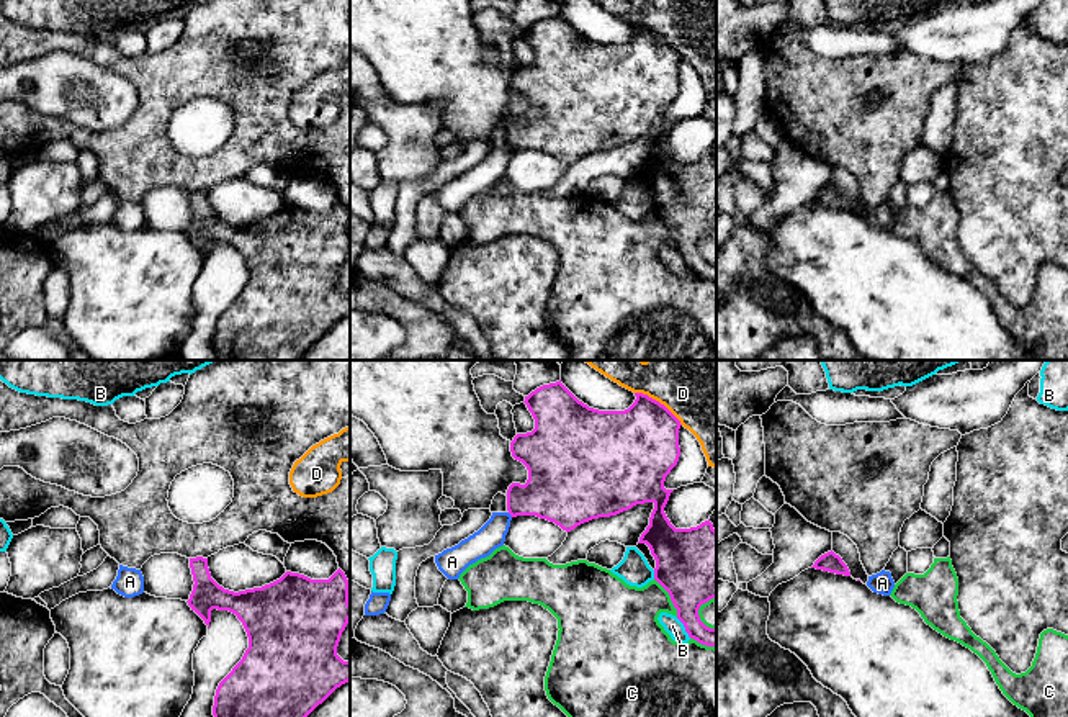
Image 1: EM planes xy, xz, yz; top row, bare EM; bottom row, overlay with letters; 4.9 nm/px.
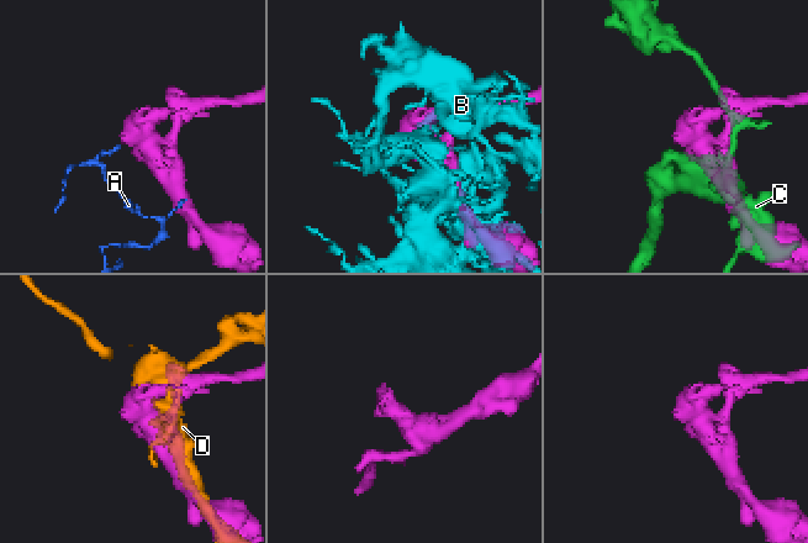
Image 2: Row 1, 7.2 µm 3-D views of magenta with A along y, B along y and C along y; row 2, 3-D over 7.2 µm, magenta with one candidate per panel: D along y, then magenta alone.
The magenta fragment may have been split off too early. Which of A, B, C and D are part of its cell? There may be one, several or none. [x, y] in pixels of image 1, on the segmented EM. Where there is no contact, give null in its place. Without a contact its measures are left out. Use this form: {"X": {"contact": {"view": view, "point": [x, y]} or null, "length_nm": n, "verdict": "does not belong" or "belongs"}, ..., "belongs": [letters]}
{"A": {"contact": {"view": "xz", "point": [511, 514]}, "length_nm": 40, "verdict": "does not belong"}, "B": {"contact": {"view": "xz", "point": [684, 626]}, "length_nm": 130, "verdict": "does not belong"}, "C": {"contact": {"view": "xz", "point": [671, 598]}, "length_nm": 220, "verdict": "does not belong"}, "D": {"contact": {"view": "xz", "point": [658, 401]}, "length_nm": 280, "verdict": "does not belong"}, "belongs": []}

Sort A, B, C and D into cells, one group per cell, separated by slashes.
A / B / C / D

